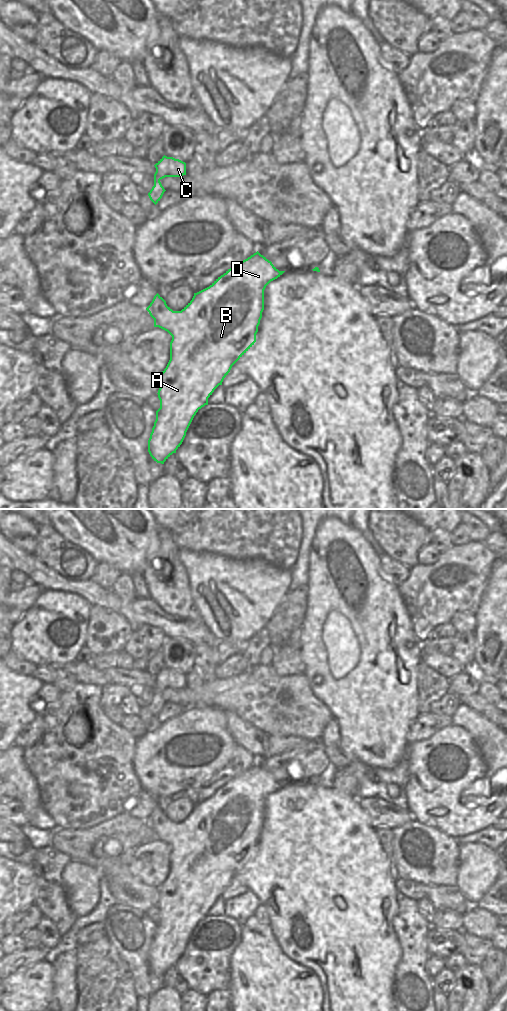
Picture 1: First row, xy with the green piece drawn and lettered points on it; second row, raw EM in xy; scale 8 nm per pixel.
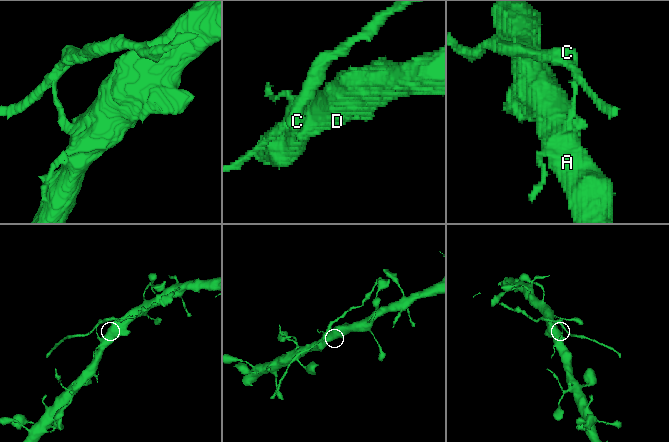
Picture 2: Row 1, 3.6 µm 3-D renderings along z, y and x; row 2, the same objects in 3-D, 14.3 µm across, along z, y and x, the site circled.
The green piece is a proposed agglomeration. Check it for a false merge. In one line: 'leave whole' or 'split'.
split

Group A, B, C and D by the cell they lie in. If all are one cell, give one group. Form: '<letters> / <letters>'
A B D / C

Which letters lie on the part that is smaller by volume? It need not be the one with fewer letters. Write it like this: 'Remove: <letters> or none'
Remove: C

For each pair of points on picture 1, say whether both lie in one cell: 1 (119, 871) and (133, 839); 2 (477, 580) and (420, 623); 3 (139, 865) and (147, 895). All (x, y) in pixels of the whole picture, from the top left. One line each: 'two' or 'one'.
1: two
2: one
3: two

